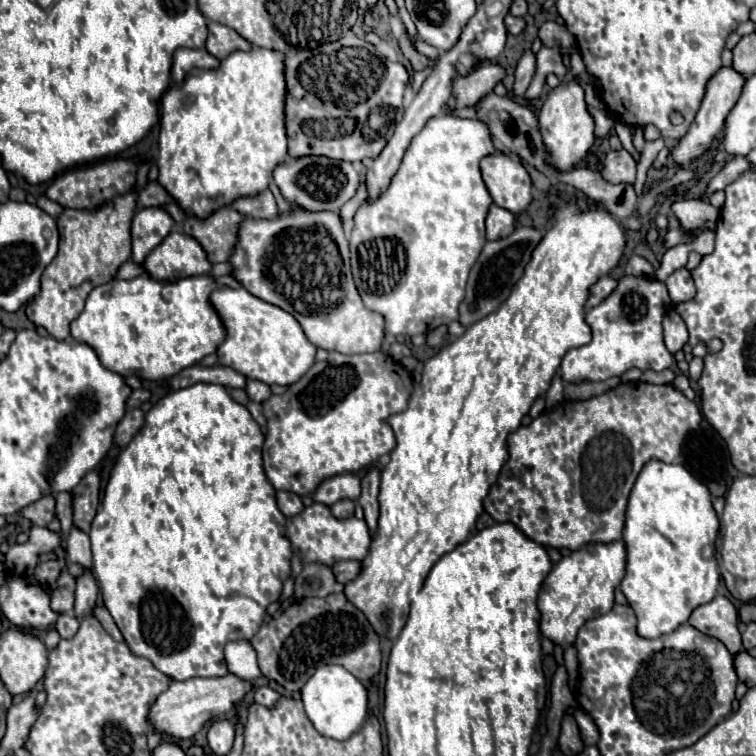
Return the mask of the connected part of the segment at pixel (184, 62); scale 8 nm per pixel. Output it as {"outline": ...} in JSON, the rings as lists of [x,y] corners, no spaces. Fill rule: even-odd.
{"outline":[[[176,49],[172,55],[172,81],[182,83],[184,75],[196,67],[200,69],[216,69],[220,61],[212,57],[206,49]]]}

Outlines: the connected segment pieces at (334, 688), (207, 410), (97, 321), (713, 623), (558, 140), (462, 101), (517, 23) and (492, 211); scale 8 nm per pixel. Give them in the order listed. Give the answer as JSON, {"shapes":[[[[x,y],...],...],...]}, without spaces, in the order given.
{"shapes":[[[[340,665],[318,667],[302,687],[302,703],[316,731],[336,741],[344,741],[352,737],[362,727],[368,713],[368,693],[364,685]]],[[[194,383],[190,387],[178,389],[162,397],[146,415],[144,415],[144,427],[134,435],[134,439],[128,443],[126,449],[118,455],[110,479],[104,487],[102,505],[92,521],[90,529],[90,541],[92,541],[92,557],[96,561],[94,573],[98,583],[102,583],[100,591],[104,597],[104,605],[114,617],[118,629],[122,631],[126,645],[132,649],[132,653],[146,657],[152,661],[152,665],[162,671],[166,677],[174,681],[184,681],[190,677],[222,677],[228,673],[226,661],[224,661],[224,645],[228,641],[238,639],[250,639],[260,629],[266,607],[276,601],[282,593],[282,583],[290,575],[290,559],[292,549],[284,535],[284,523],[286,517],[280,513],[274,497],[274,487],[268,483],[264,475],[262,459],[262,443],[264,435],[260,425],[252,419],[250,411],[236,403],[224,385],[218,383]]],[[[148,275],[126,281],[112,279],[92,289],[84,311],[70,323],[70,335],[90,345],[106,369],[122,377],[136,375],[160,381],[216,351],[216,343],[220,343],[220,319],[208,307],[208,295],[214,289],[214,279],[206,275],[172,283],[154,281]]],[[[720,593],[710,603],[696,607],[692,611],[688,623],[692,627],[696,627],[698,631],[720,639],[732,655],[736,655],[742,649],[740,631],[736,627],[738,625],[738,611],[730,603],[730,599]]],[[[562,83],[548,93],[548,99],[538,113],[538,131],[548,153],[546,163],[556,171],[568,171],[588,155],[594,145],[594,121],[584,103],[584,89],[578,83]]],[[[486,61],[478,69],[474,69],[468,77],[458,77],[454,81],[454,95],[458,107],[472,107],[480,95],[486,95],[500,83],[504,77],[504,69],[496,61]]],[[[506,15],[504,17],[504,23],[506,23],[506,29],[508,29],[508,33],[512,33],[512,35],[518,35],[518,33],[522,33],[522,29],[524,29],[524,19],[520,19],[520,17],[514,17],[514,15]]],[[[490,205],[486,215],[486,237],[490,241],[508,237],[514,231],[514,215],[508,209],[502,209],[498,205]]]]}

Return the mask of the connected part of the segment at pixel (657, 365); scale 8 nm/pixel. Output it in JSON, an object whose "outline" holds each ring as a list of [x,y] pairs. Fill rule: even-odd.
{"outline":[[[622,275],[618,279],[616,289],[596,307],[592,307],[590,311],[586,311],[586,323],[592,329],[592,339],[590,343],[570,349],[566,351],[566,355],[562,357],[560,363],[560,373],[564,377],[564,381],[604,381],[610,377],[620,377],[624,371],[638,367],[638,369],[654,369],[654,371],[662,371],[668,369],[674,363],[672,353],[668,353],[668,349],[662,343],[662,317],[664,311],[670,307],[670,297],[666,291],[666,285],[652,279],[652,277],[634,277],[634,275]]]}

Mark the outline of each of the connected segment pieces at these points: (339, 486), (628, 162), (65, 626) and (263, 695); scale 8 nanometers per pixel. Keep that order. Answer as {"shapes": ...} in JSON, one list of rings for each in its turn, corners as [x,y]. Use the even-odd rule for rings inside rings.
{"shapes":[[[[334,475],[318,485],[312,493],[312,499],[324,505],[332,505],[340,499],[358,499],[360,497],[360,479],[354,475]]],[[[626,149],[622,151],[608,151],[606,159],[602,161],[602,179],[616,185],[628,183],[634,185],[636,181],[636,163]]],[[[62,613],[58,615],[56,619],[56,631],[62,635],[62,639],[70,639],[72,635],[76,635],[78,627],[80,627],[80,621],[76,615],[68,615],[68,613]]],[[[258,687],[254,691],[254,701],[264,705],[264,707],[272,707],[278,699],[280,699],[280,695],[274,689],[270,689],[270,687]]]]}

